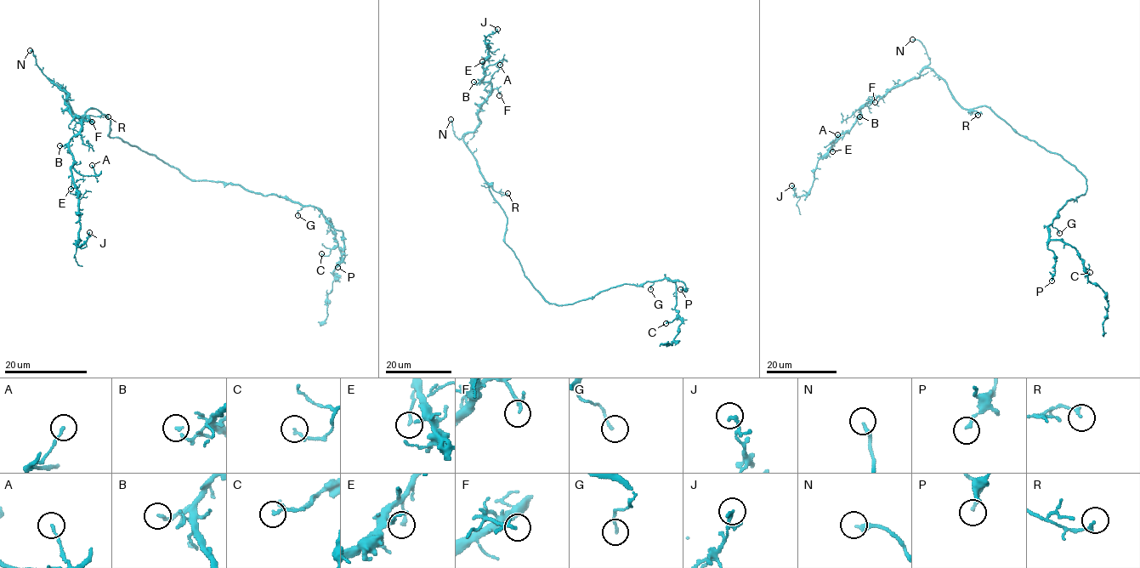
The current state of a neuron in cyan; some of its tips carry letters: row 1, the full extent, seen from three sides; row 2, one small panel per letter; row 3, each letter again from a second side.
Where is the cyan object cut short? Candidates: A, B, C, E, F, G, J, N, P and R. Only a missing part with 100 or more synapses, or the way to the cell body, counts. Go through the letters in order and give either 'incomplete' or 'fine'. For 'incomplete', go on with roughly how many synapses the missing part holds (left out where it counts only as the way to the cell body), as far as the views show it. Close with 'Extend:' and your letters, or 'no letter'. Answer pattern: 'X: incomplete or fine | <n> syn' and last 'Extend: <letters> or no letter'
A: fine
B: fine
C: fine
E: fine
F: fine
G: fine
J: fine
N: incomplete
P: fine
R: fine
Extend: N

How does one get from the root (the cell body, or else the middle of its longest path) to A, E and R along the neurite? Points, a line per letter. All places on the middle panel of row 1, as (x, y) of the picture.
A: (507, 245), (507, 217), (463, 141), (490, 93), (490, 84), (481, 82), (484, 70), (501, 60), (500, 65)
E: (507, 245), (507, 217), (463, 141), (478, 124), (479, 105), (490, 93), (490, 84), (481, 82), (482, 61)
R: (507, 245), (504, 241), (507, 217), (489, 187), (501, 194), (507, 193)

